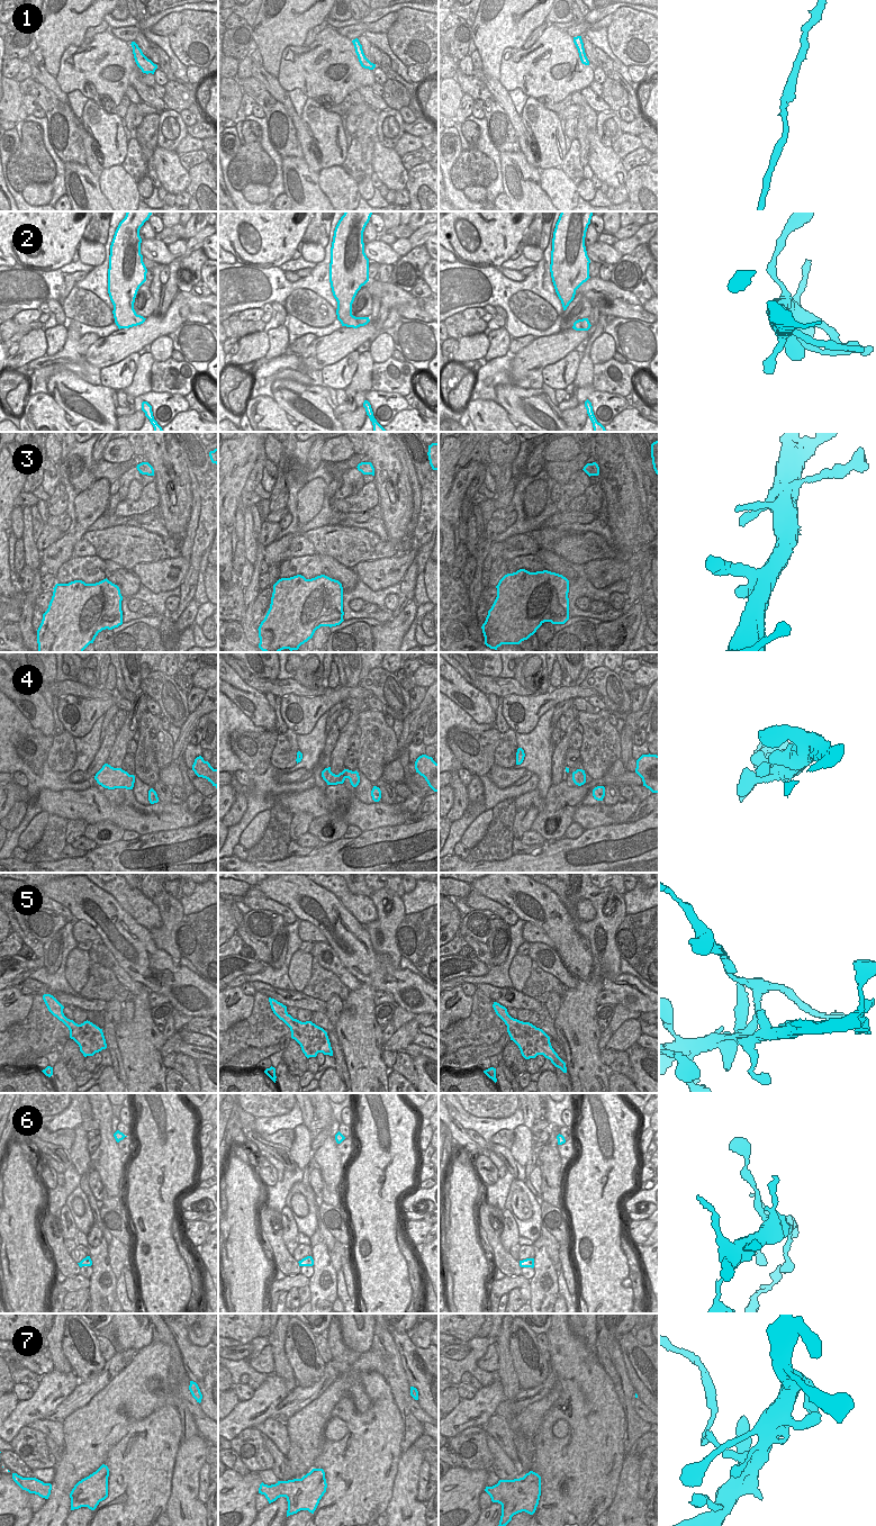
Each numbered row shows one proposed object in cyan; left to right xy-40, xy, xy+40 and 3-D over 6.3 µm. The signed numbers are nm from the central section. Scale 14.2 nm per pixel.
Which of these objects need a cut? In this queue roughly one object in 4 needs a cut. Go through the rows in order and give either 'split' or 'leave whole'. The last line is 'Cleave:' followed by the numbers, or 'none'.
1: leave whole
2: leave whole
3: leave whole
4: leave whole
5: split
6: leave whole
7: split
Cleave: 5, 7

